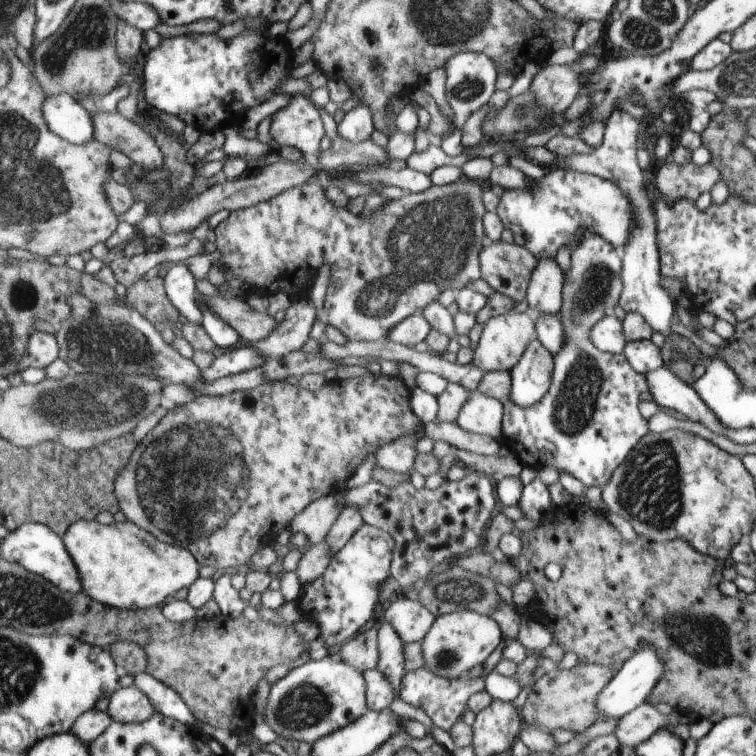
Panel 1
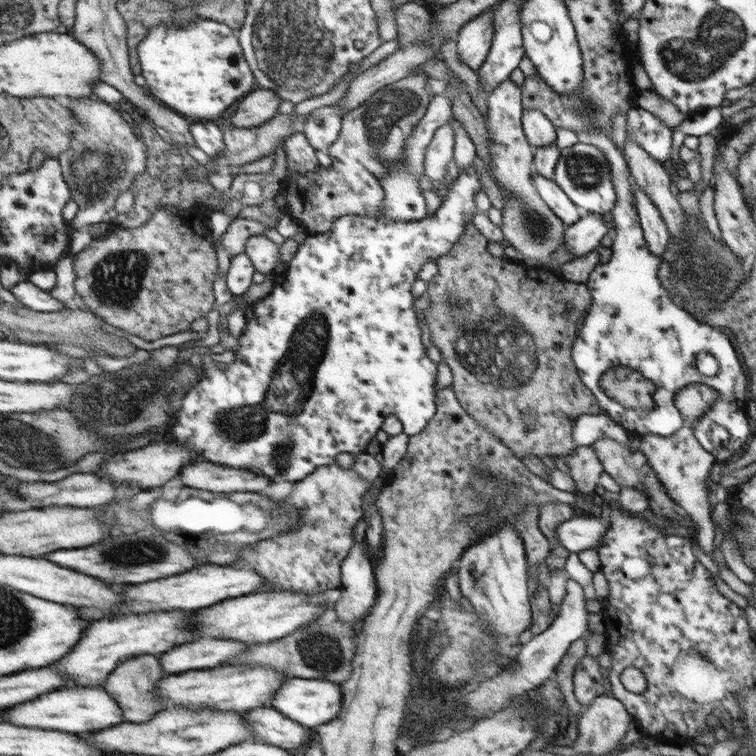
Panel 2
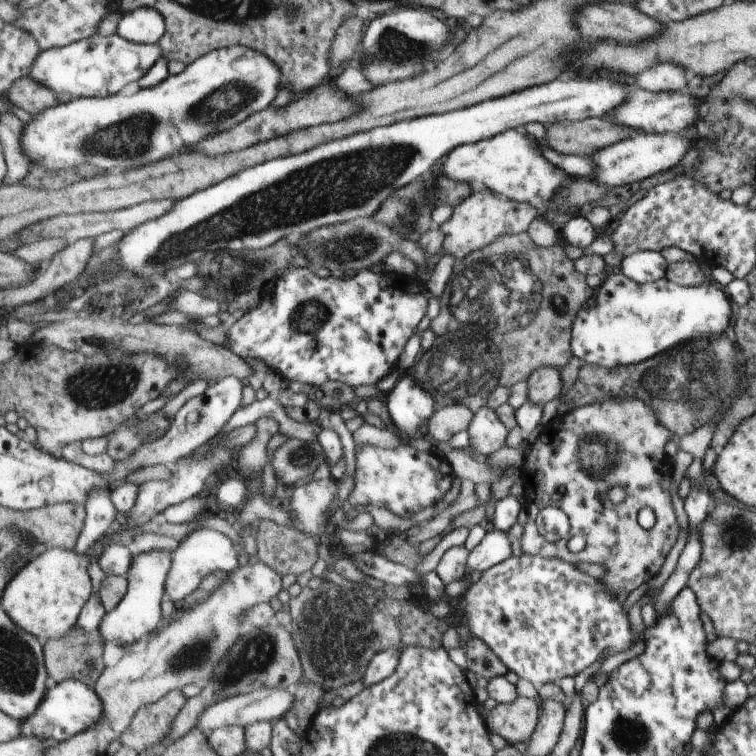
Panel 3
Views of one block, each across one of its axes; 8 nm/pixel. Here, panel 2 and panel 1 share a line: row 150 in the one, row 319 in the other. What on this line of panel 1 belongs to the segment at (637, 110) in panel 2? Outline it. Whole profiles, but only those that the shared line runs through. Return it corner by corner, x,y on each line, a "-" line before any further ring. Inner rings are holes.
616,109
606,122
603,141
590,154
574,154
569,157
559,157
557,168
565,171
576,171
594,174
599,178
609,180
618,185
626,194
633,210
633,225
623,246
625,268
623,269
623,292
619,305
627,313
640,313
648,324
666,339
671,337
672,316
676,310
676,302
660,285
659,250
657,245
657,224
652,201
646,195
648,173
638,165
636,151
638,150
640,126
638,120
624,110

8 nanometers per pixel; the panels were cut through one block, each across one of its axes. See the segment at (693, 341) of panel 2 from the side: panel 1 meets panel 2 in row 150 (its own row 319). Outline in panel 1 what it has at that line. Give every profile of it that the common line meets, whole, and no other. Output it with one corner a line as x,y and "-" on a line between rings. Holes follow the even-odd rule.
606,315
591,329
593,343
602,351
622,353
627,343
623,322
616,315

